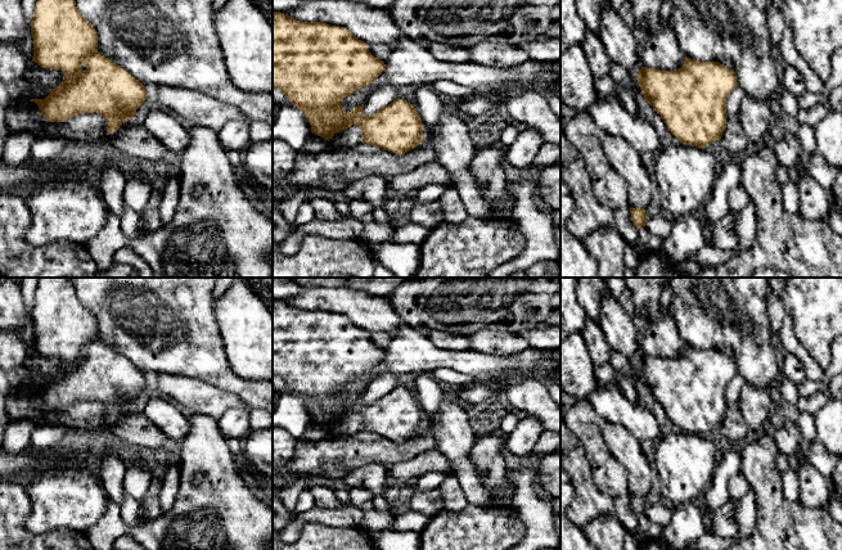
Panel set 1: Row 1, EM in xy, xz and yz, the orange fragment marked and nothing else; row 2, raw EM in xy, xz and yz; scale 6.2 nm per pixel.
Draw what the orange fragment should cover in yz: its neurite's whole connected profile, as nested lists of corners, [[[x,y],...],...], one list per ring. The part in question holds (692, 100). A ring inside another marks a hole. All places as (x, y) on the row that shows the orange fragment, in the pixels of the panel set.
[[[685,57],[679,69],[662,71],[641,67],[638,84],[644,99],[683,144],[704,148],[720,140],[726,127],[726,99],[738,86],[737,75],[719,62],[699,62]]]

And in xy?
[[[37,0],[31,22],[33,39],[32,62],[45,69],[60,69],[66,78],[45,99],[31,99],[41,111],[41,114],[51,122],[63,122],[84,113],[98,113],[107,120],[107,131],[114,134],[123,121],[135,118],[136,109],[147,99],[145,86],[111,59],[98,51],[98,35],[93,24],[85,19],[76,6],[75,0]]]

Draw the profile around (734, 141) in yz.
[[[737,114],[726,117],[726,127],[720,139],[722,148],[733,157],[742,158],[748,150],[748,139]]]

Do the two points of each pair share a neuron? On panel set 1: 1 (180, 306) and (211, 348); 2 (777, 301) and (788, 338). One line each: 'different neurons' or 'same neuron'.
1: same neuron
2: different neurons

